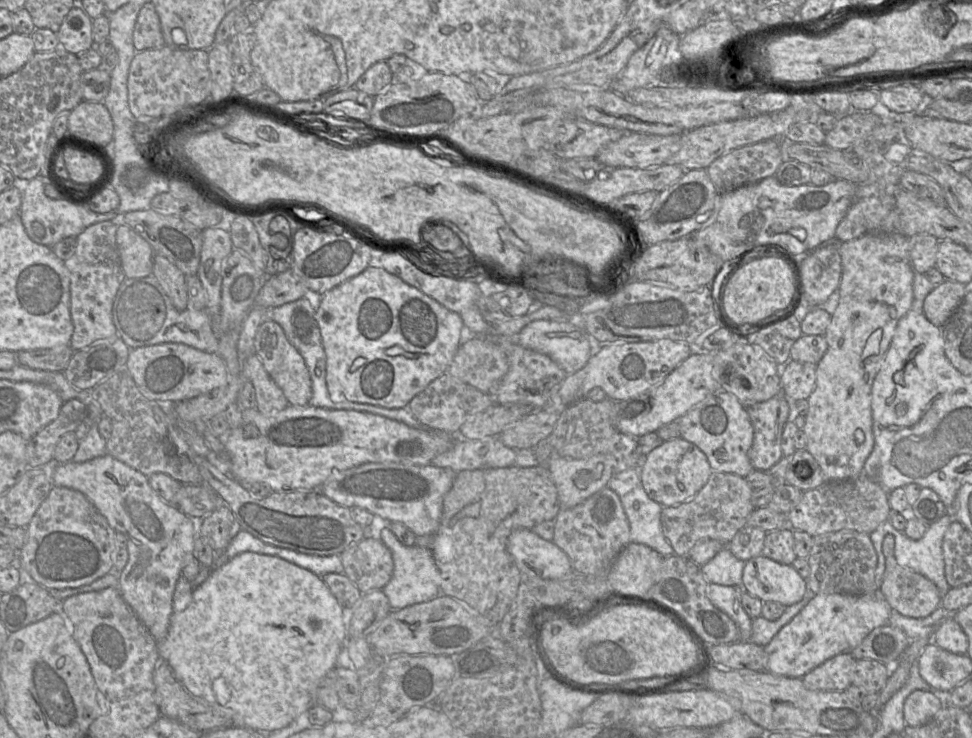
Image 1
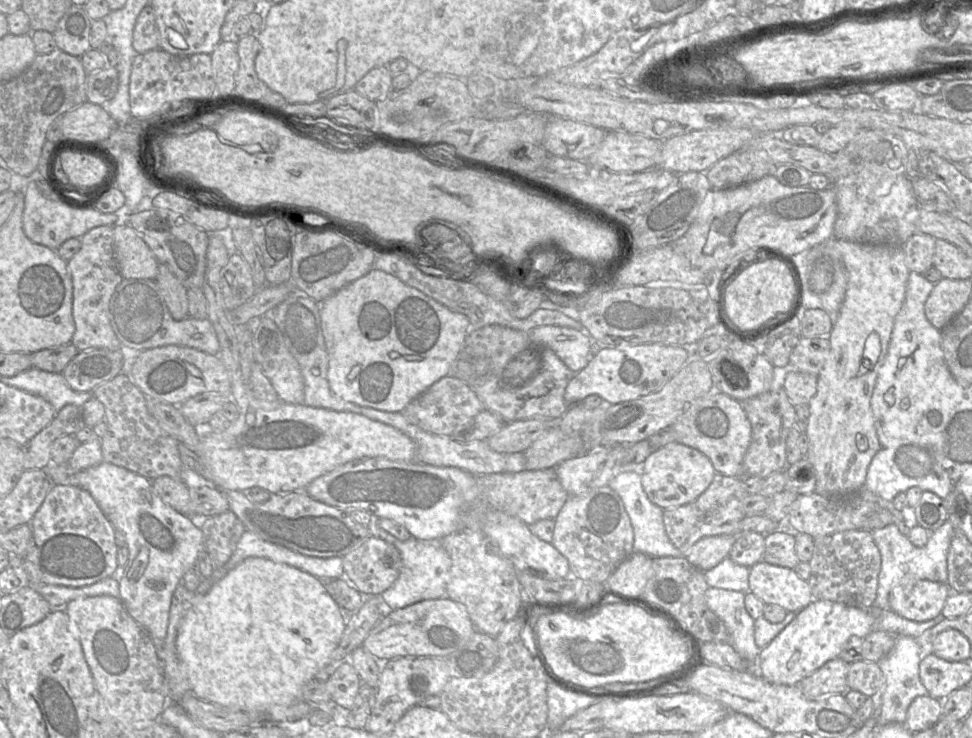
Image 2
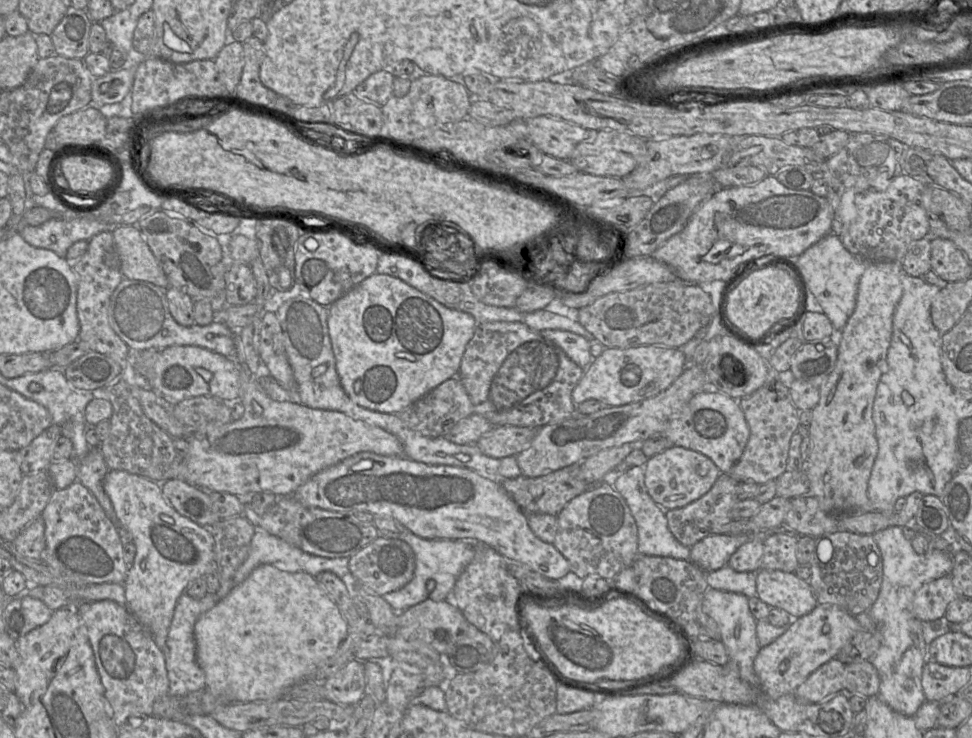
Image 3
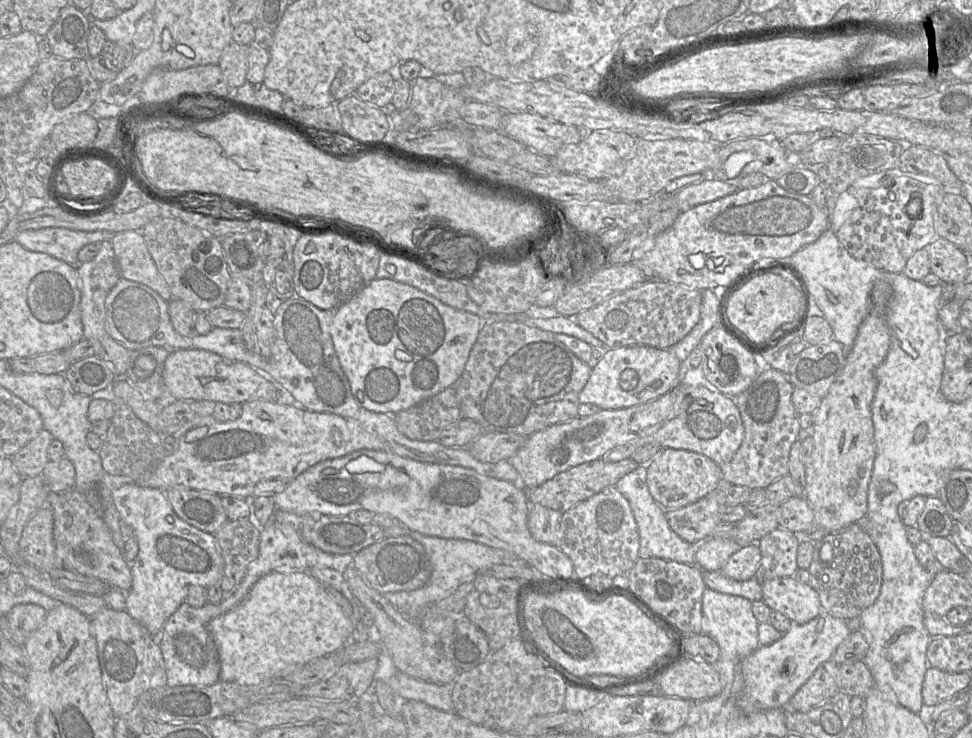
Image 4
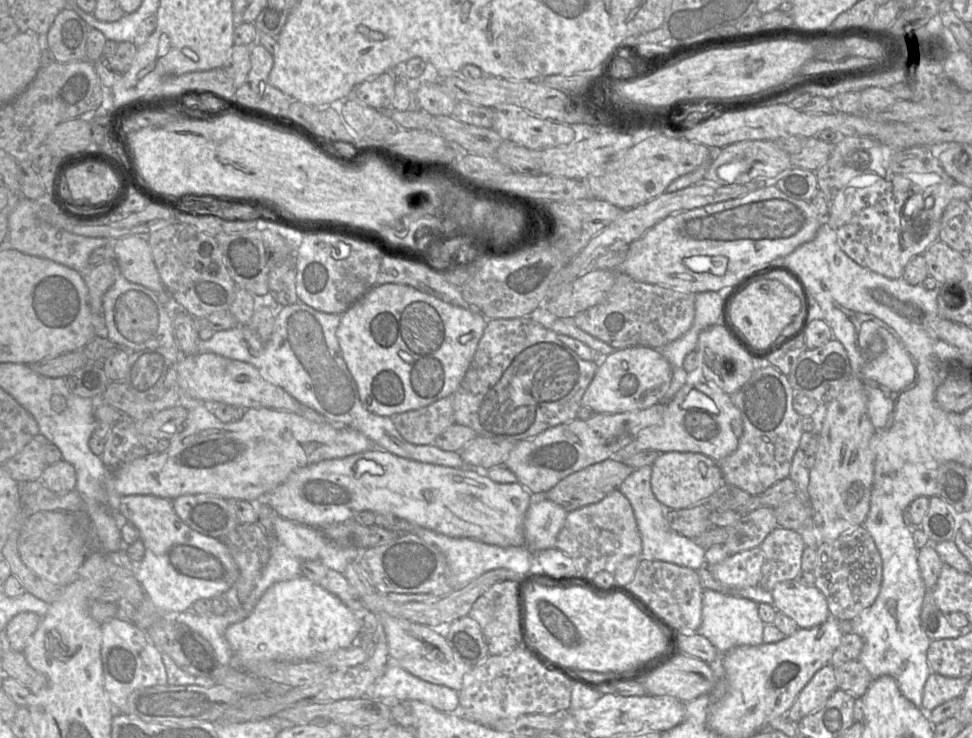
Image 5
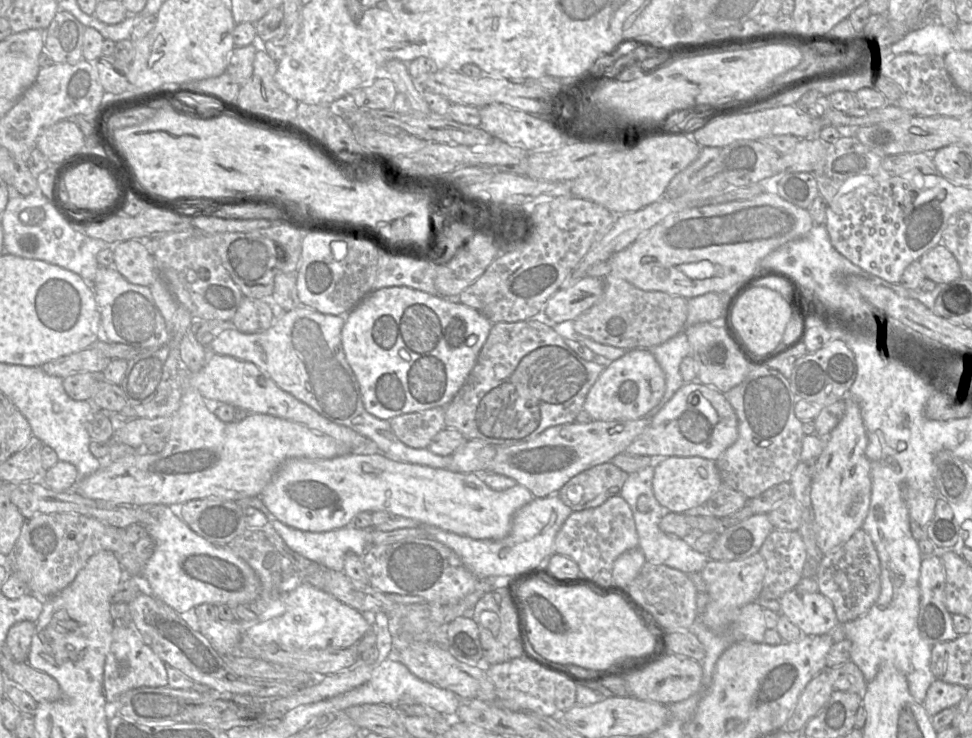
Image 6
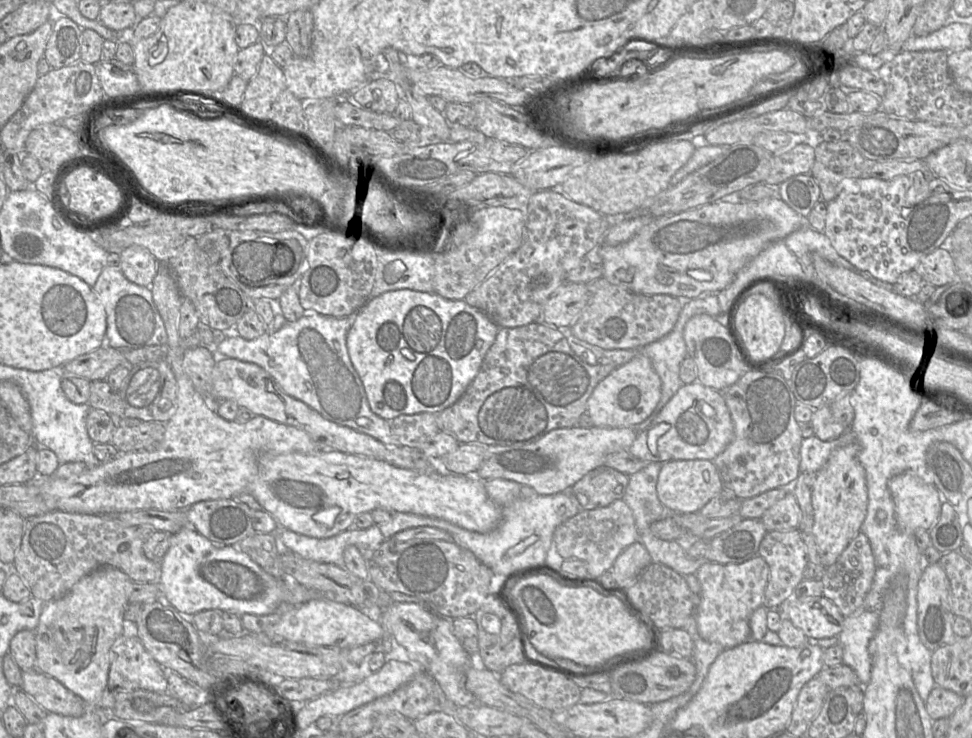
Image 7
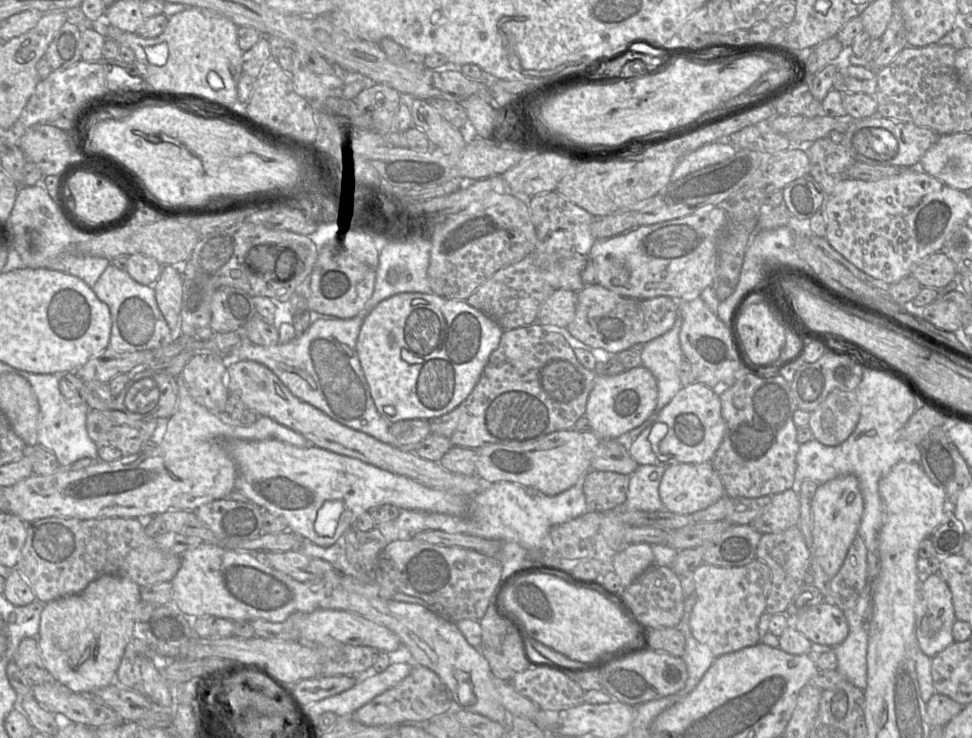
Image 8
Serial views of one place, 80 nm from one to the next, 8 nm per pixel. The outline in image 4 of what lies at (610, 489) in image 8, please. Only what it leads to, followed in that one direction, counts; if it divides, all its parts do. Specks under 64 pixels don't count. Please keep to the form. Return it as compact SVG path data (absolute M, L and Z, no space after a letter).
M632 458L619 462L596 459L560 472L542 485L534 489L526 489L526 494L530 504L539 504L564 513L577 503L587 500L606 487L615 486L623 476L634 471L638 466L639 464Z

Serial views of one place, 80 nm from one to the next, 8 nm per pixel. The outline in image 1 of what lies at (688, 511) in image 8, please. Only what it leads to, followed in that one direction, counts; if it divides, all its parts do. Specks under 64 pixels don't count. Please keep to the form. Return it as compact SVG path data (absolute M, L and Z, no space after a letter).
M682 437L662 442L643 458L642 486L649 498L670 507L693 498L707 483L713 470L706 455Z

